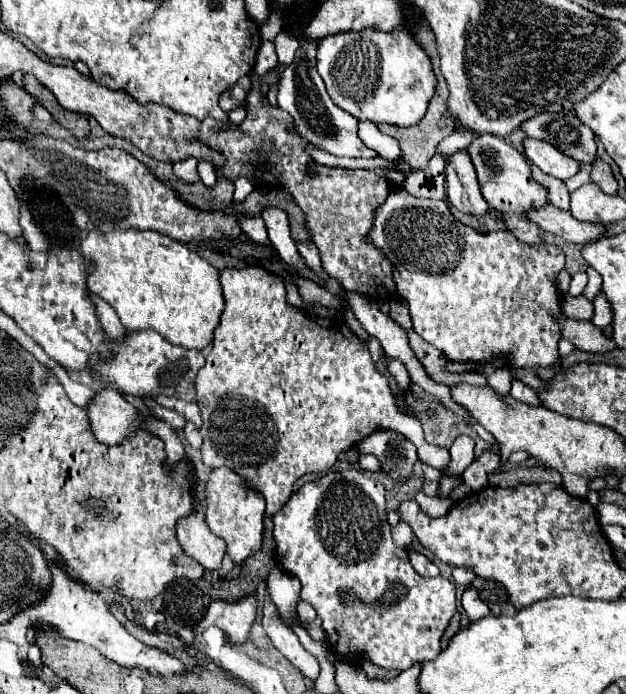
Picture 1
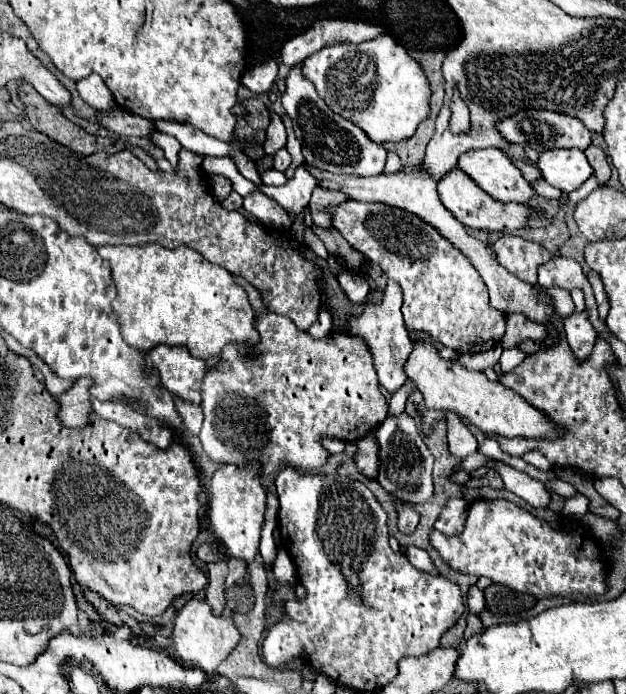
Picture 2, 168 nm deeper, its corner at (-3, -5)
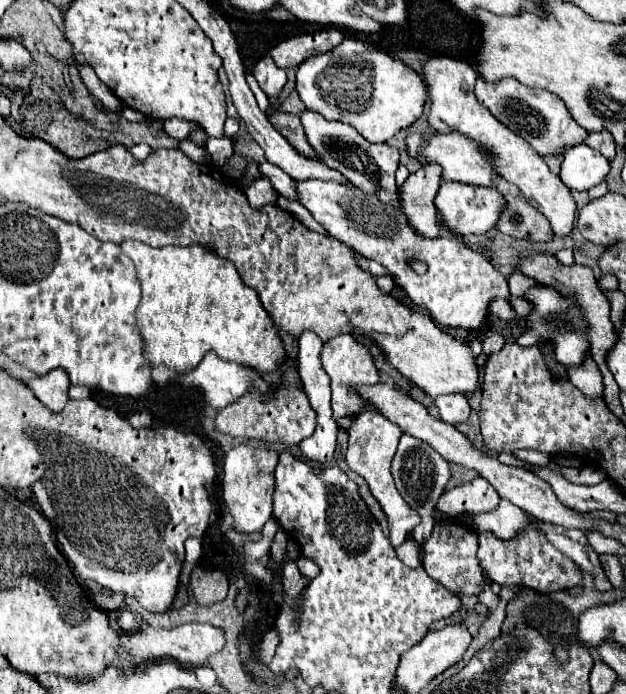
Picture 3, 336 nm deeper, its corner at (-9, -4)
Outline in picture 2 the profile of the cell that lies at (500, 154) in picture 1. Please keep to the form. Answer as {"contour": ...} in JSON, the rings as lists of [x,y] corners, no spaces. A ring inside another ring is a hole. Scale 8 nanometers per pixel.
{"contour":[[[499,148],[463,152],[457,160],[457,168],[499,202],[527,204],[535,196],[535,190],[529,188],[519,168],[515,168]]]}

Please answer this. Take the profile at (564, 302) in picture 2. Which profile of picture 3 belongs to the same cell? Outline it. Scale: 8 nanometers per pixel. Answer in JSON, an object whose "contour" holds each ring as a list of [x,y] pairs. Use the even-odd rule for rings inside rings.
{"contour":[[[517,269],[507,281],[509,281],[509,291],[511,291],[513,297],[523,297],[529,289],[541,285],[541,283],[537,283],[535,279],[531,279],[531,277],[527,277],[525,273],[521,273],[519,269]]]}

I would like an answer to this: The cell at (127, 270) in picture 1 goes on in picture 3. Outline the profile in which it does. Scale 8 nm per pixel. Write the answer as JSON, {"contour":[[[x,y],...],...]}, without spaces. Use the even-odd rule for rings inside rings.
{"contour":[[[123,241],[121,251],[133,261],[135,273],[141,285],[141,301],[137,307],[137,327],[145,339],[145,355],[153,365],[165,365],[173,371],[189,371],[203,359],[207,351],[215,351],[223,361],[233,361],[245,367],[253,367],[259,373],[277,371],[285,357],[281,339],[269,313],[263,309],[255,291],[243,285],[235,265],[229,259],[219,257],[213,249],[203,245],[193,247],[163,247],[153,249],[141,241]]]}

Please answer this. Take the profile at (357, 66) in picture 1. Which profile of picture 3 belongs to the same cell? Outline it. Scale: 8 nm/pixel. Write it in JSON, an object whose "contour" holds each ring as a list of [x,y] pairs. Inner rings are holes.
{"contour":[[[345,39],[339,47],[335,47],[335,51],[307,59],[297,69],[297,91],[307,109],[323,113],[327,119],[335,119],[355,127],[359,135],[363,135],[369,143],[385,143],[401,129],[413,125],[421,117],[427,101],[427,87],[419,73],[405,65],[403,59],[375,49],[375,45],[361,39]]]}

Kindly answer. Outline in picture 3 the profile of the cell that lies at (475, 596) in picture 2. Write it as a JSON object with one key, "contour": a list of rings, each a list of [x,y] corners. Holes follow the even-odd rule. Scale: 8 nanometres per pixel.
{"contour":[[[459,519],[437,521],[431,537],[423,543],[423,567],[431,579],[439,581],[453,593],[479,595],[485,587],[483,571],[477,563],[477,533],[463,525]]]}

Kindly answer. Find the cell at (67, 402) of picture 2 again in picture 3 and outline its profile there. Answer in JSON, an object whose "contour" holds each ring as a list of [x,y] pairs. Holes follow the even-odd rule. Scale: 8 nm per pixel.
{"contour":[[[55,369],[55,371],[47,373],[45,377],[27,381],[27,385],[29,385],[29,389],[33,389],[33,393],[39,397],[39,401],[53,413],[61,413],[69,401],[71,381],[69,381],[67,371],[63,371],[63,369]]]}

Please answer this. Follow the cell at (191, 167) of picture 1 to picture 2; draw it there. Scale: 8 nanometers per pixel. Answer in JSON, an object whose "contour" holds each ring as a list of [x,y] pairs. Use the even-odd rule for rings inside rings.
{"contour":[[[155,130],[155,134],[153,134],[153,144],[163,150],[165,158],[171,162],[171,166],[177,166],[177,154],[179,154],[179,150],[181,150],[181,144],[177,138],[167,136],[167,134]]]}

